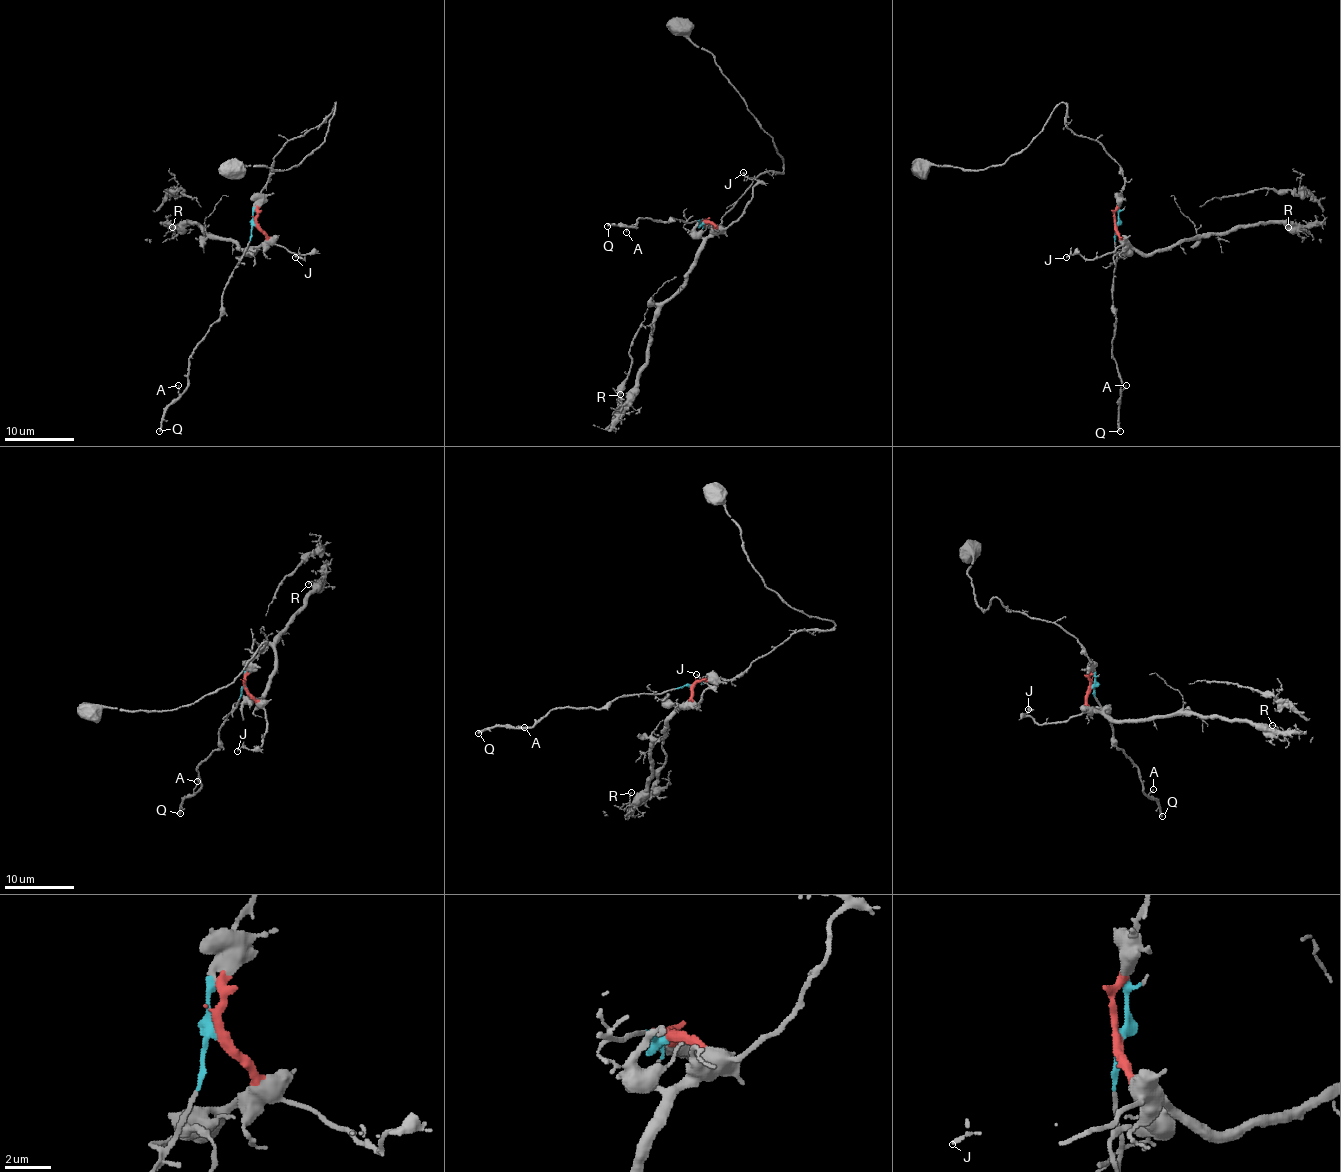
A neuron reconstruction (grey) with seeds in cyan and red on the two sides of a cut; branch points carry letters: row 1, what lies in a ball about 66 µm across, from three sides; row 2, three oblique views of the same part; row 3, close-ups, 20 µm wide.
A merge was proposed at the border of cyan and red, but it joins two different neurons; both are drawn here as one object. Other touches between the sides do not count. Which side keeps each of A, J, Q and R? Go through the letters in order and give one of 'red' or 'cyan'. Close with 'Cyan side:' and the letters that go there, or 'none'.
A: cyan
J: red
Q: cyan
R: red
Cyan side: A, Q

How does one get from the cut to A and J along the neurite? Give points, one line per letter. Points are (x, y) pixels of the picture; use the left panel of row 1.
A: (255, 225), (243, 258), (224, 289), (221, 317), (193, 355), (188, 365), (188, 386), (181, 393), (179, 384)
J: (257, 225), (304, 260), (309, 254), (298, 254), (295, 258)

